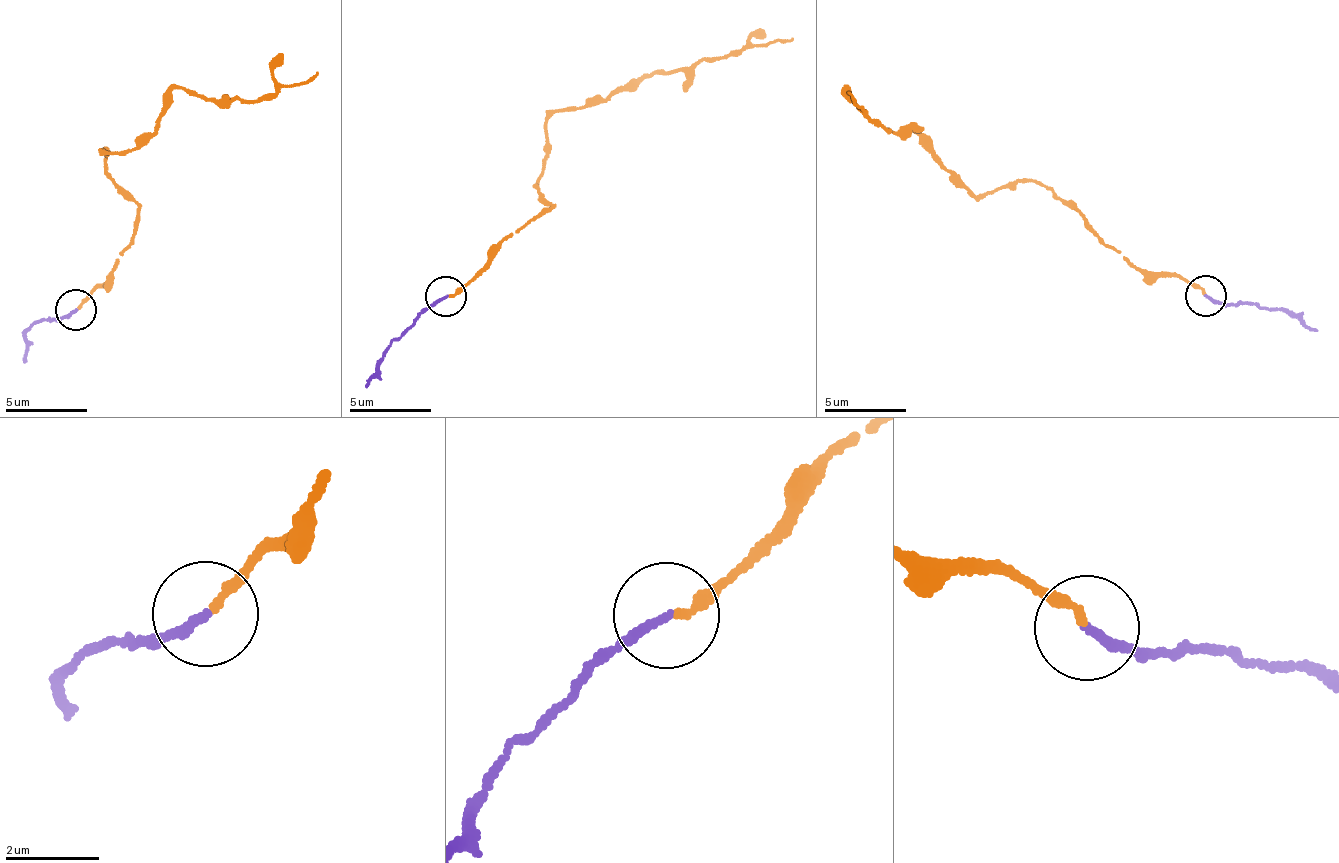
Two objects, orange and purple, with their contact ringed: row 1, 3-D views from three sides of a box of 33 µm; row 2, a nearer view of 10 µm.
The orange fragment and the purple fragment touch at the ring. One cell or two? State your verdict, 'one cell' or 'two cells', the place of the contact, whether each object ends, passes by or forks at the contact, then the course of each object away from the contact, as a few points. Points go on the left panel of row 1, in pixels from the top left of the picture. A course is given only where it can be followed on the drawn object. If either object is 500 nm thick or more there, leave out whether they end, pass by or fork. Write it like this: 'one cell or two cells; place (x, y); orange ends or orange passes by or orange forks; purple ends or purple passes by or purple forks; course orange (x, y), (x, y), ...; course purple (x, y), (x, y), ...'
two cells; place (75, 310); orange ends; purple ends; course orange (76, 308), (112, 271), (138, 214), (110, 175), (101, 147), (141, 148), (175, 90), (268, 100), (318, 71); course purple (76, 308), (27, 330), (25, 362)

